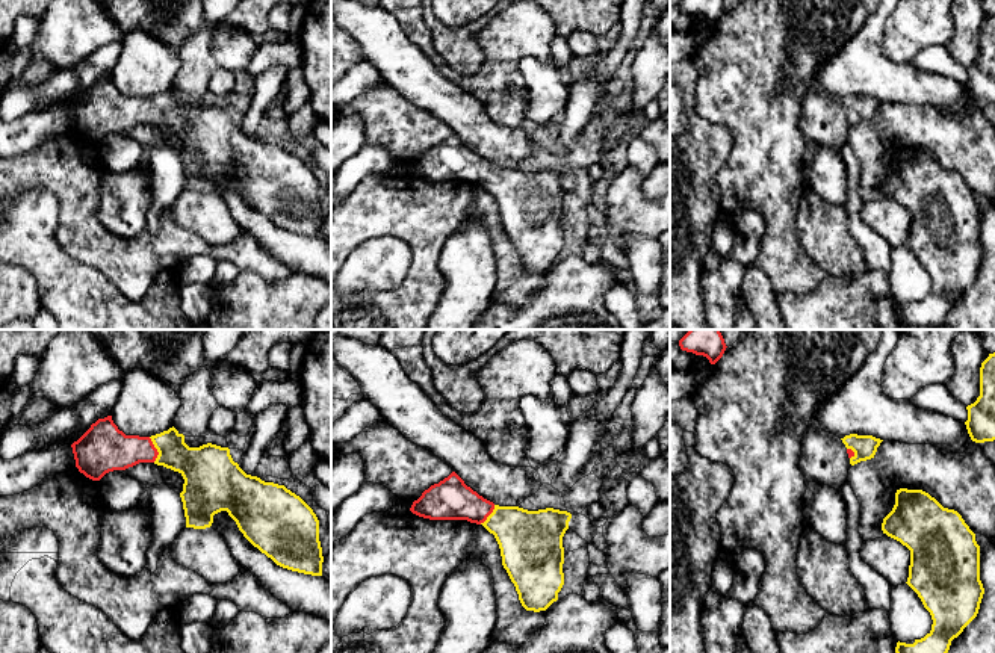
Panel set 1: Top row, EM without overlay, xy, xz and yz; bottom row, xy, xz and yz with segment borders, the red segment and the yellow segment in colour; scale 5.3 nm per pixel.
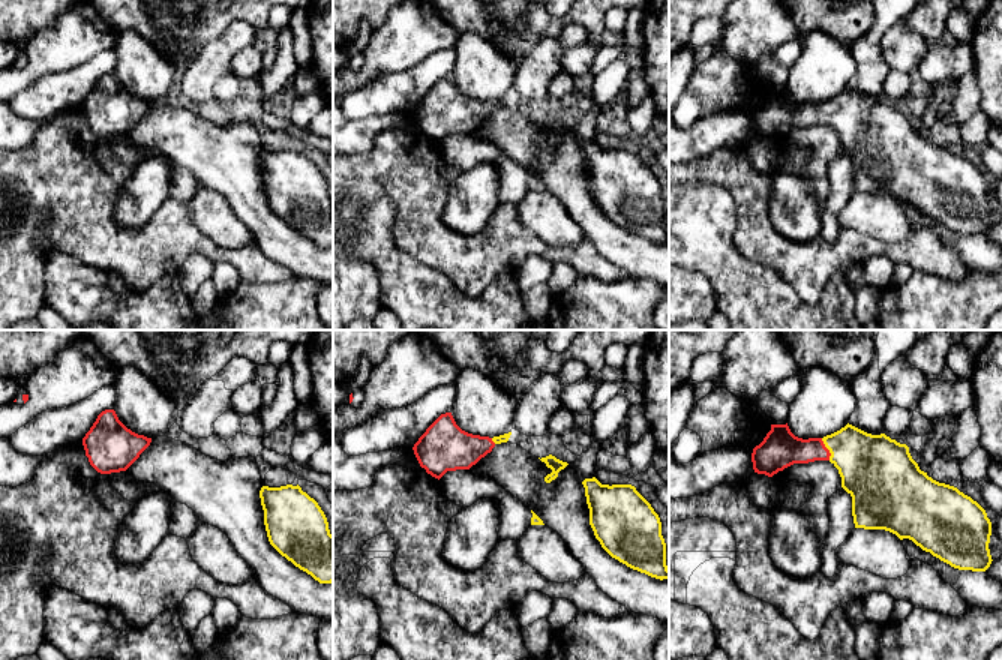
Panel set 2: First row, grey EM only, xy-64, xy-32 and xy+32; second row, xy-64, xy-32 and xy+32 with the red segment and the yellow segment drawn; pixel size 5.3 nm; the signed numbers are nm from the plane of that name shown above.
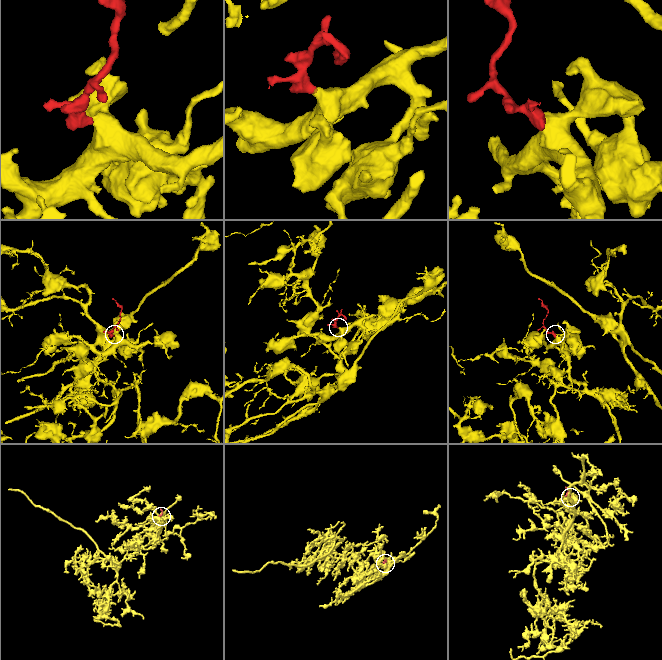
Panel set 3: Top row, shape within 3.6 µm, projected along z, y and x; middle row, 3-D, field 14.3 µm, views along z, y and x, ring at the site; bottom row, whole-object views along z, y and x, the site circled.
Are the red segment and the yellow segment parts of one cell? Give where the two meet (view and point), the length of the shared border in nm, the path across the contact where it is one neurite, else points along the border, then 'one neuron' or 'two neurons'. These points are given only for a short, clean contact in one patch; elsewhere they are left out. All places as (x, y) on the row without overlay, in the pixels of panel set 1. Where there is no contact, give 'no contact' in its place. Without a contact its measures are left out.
xy (156, 111) | 140 nm | across xy (109, 111), (156, 111), (168, 111), (200, 127) | one neuron

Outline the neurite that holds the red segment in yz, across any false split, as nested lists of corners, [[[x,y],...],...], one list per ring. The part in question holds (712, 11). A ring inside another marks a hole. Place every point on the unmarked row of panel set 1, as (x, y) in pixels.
[[[680,0],[679,8],[682,12],[706,18],[711,26],[715,26],[727,9],[724,0]]]

